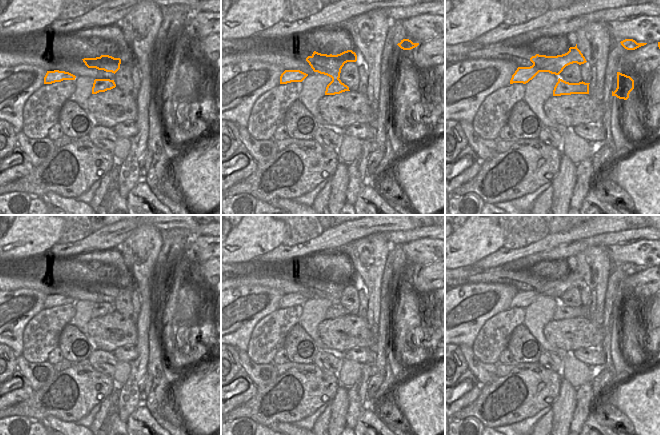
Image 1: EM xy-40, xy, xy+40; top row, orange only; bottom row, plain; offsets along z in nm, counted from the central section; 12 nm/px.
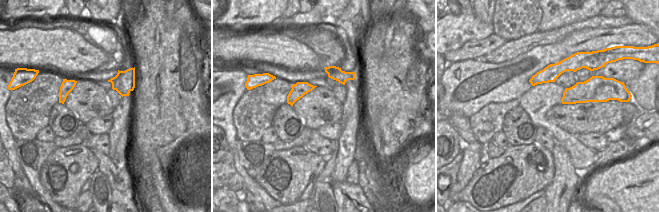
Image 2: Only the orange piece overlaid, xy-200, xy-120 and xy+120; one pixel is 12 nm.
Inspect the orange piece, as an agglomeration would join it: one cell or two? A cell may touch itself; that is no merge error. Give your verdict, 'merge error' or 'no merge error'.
merge error

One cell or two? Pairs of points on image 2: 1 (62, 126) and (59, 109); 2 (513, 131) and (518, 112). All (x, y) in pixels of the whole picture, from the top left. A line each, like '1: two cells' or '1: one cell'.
1: one cell
2: one cell

